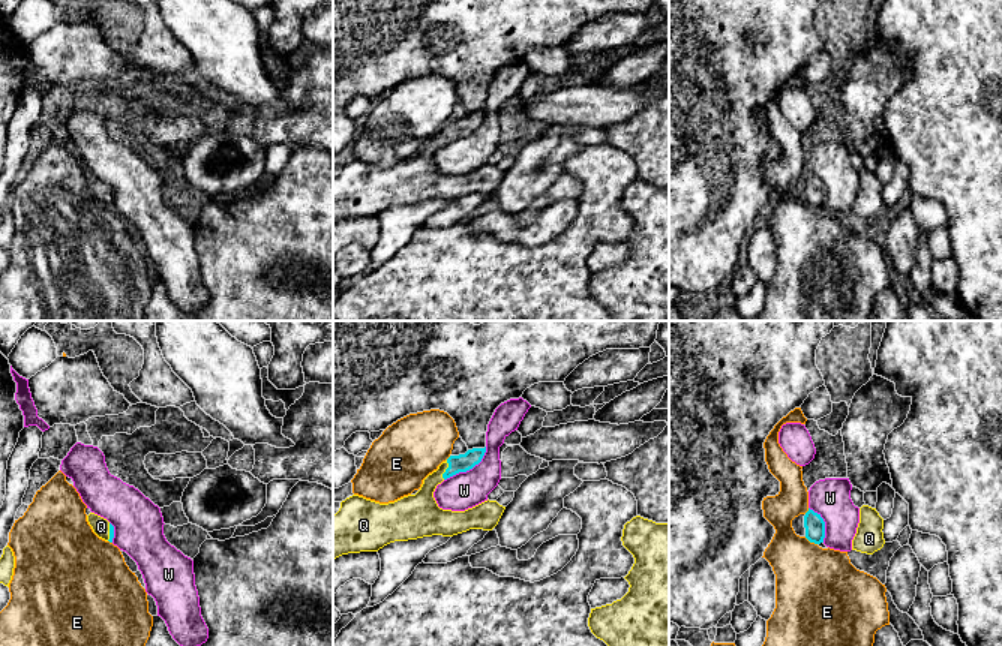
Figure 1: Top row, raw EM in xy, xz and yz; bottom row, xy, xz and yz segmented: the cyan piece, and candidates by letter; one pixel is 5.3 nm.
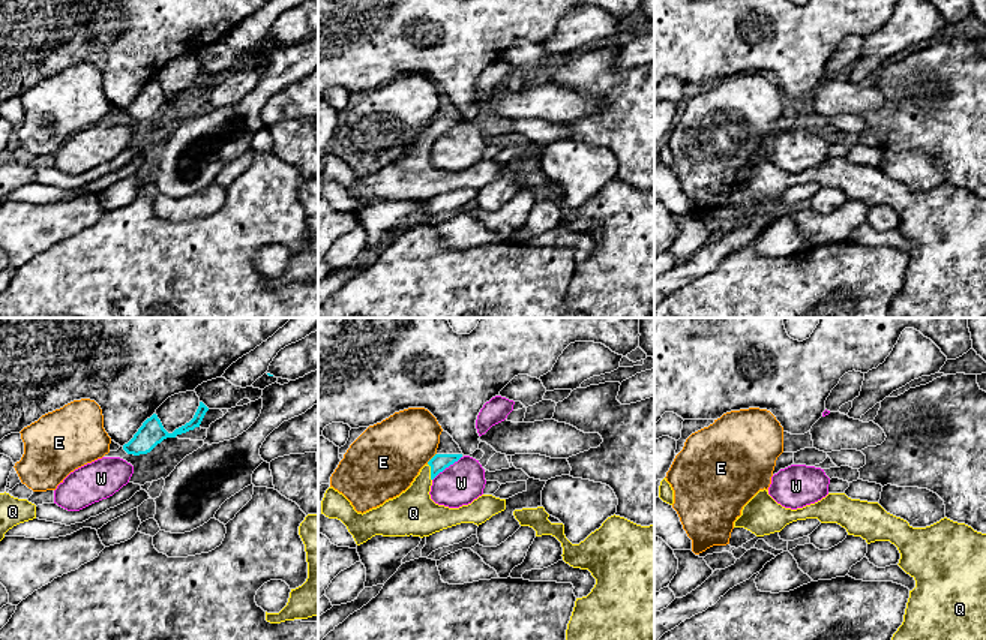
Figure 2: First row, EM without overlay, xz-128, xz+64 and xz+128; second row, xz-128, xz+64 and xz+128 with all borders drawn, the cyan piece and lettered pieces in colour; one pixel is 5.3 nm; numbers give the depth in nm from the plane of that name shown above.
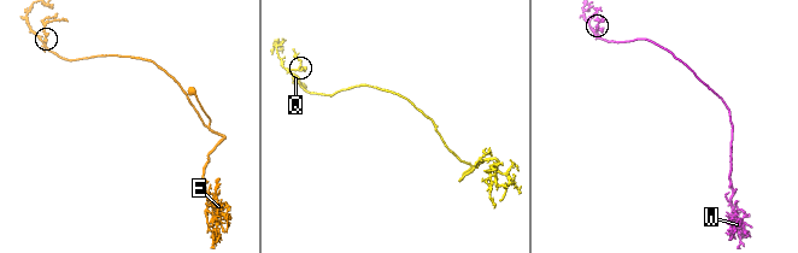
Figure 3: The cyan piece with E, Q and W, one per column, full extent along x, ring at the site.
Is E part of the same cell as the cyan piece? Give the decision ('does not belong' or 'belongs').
does not belong

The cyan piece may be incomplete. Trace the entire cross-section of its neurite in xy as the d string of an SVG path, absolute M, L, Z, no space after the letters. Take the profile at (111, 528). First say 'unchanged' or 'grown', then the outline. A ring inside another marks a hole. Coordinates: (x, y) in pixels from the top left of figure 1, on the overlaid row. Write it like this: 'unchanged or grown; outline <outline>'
grown; outline M90 513L87 516L87 522L92 526L93 532L99 538L112 543L114 526L106 519L104 519L104 517L100 517L100 516L94 514L94 513Z

